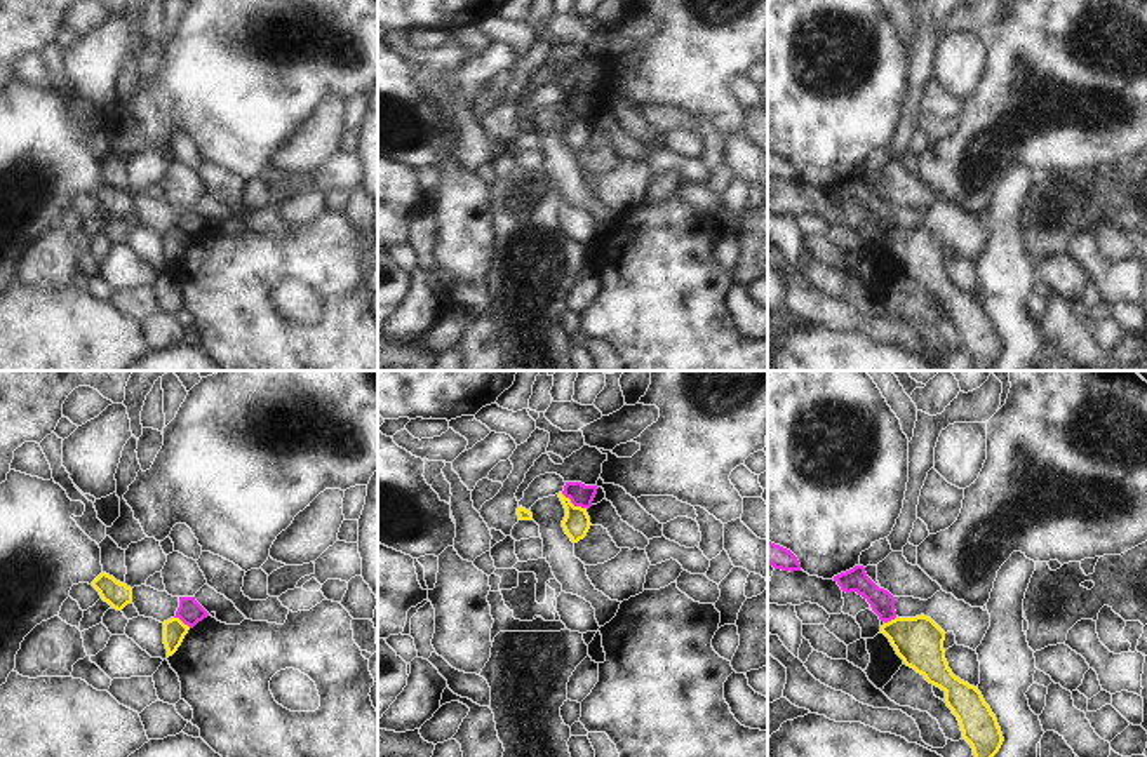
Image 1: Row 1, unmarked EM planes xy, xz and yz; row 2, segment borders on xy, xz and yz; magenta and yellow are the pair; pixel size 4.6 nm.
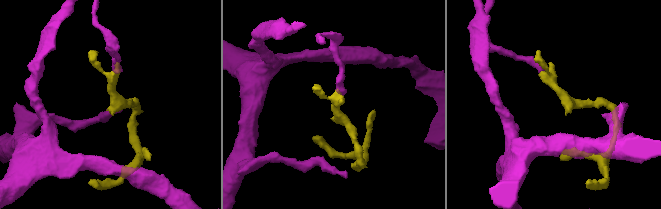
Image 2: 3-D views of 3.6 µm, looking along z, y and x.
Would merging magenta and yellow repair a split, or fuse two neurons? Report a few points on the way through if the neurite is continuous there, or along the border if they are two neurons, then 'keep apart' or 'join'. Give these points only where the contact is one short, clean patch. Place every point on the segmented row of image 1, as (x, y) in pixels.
along xz (561, 493), (575, 505), (587, 509) | keep apart

